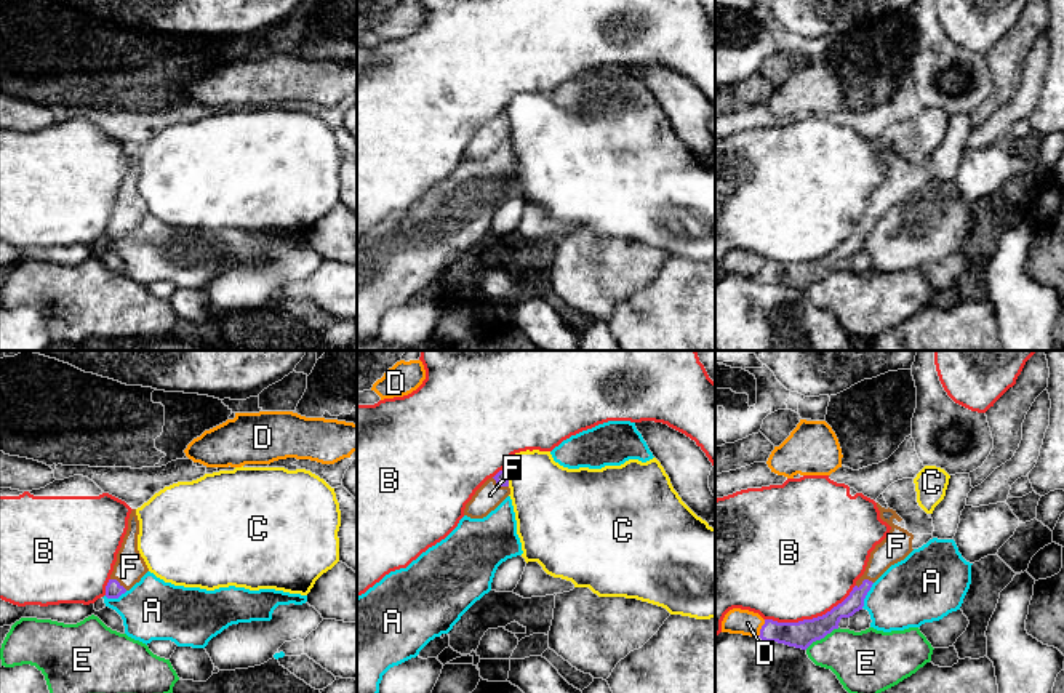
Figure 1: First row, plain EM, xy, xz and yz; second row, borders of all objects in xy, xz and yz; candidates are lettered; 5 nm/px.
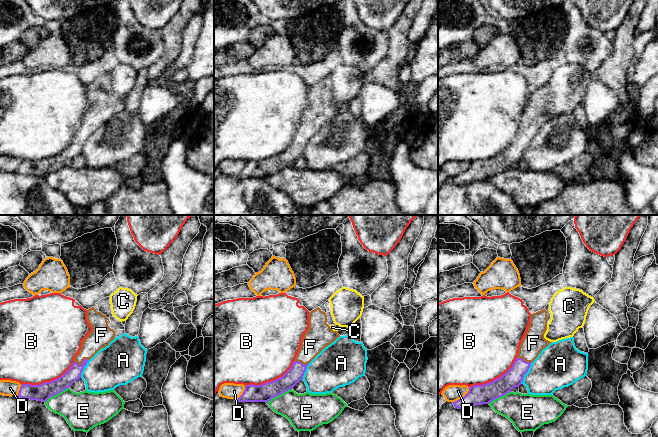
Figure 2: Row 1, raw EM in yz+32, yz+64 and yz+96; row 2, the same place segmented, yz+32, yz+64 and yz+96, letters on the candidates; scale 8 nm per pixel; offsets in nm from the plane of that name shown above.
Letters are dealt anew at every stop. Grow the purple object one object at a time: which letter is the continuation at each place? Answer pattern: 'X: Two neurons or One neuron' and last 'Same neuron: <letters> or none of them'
A: Two neurons
B: Two neurons
C: Two neurons
D: Two neurons
E: Two neurons
F: One neuron
Same neuron: F

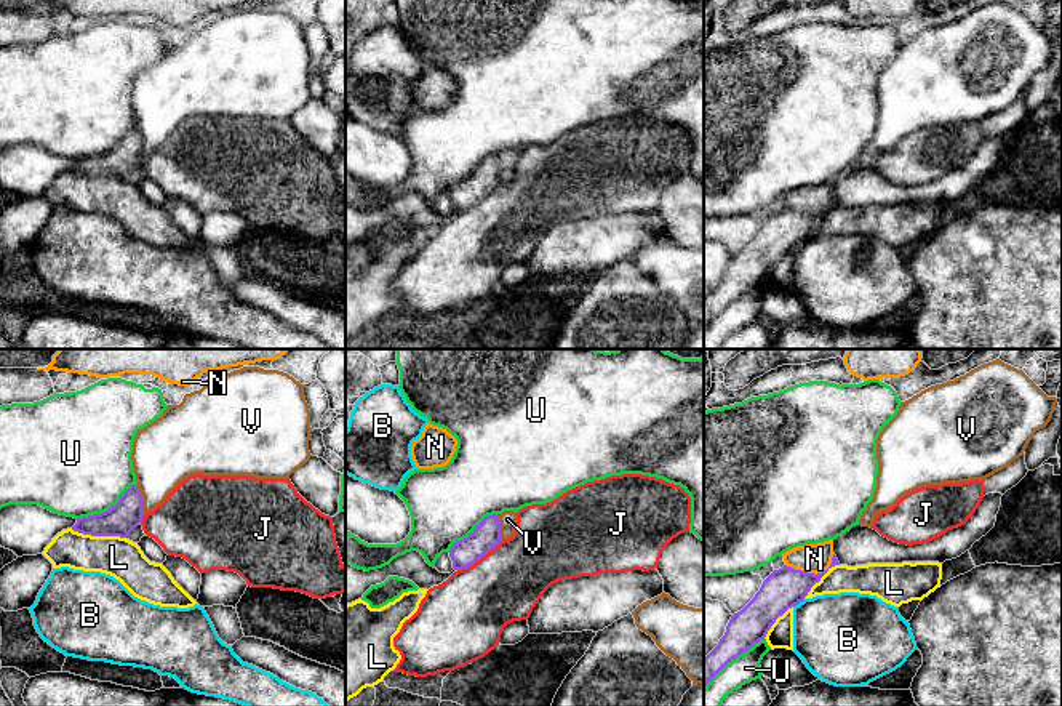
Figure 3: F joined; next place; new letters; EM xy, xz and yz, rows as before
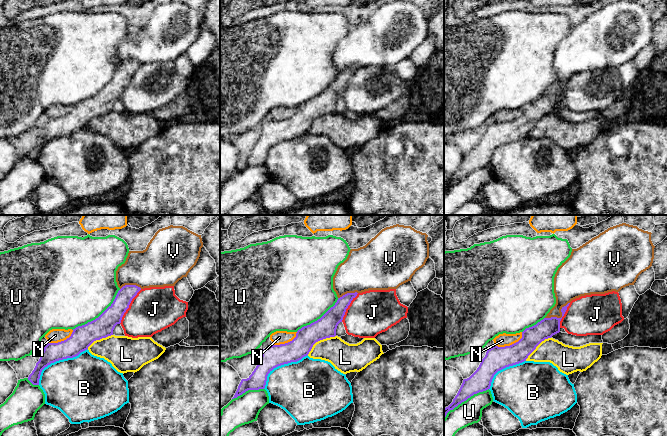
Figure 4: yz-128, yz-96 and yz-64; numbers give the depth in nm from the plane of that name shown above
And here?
B: Two neurons
J: Two neurons
L: Two neurons
N: Two neurons
U: Two neurons
V: Two neurons
Same neuron: none of them

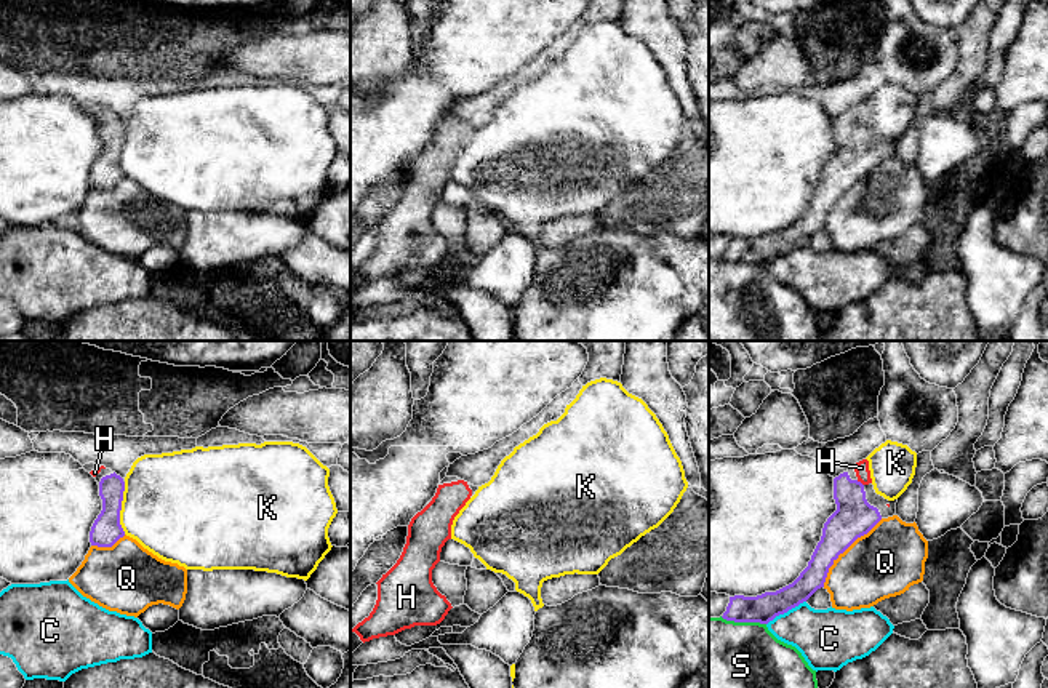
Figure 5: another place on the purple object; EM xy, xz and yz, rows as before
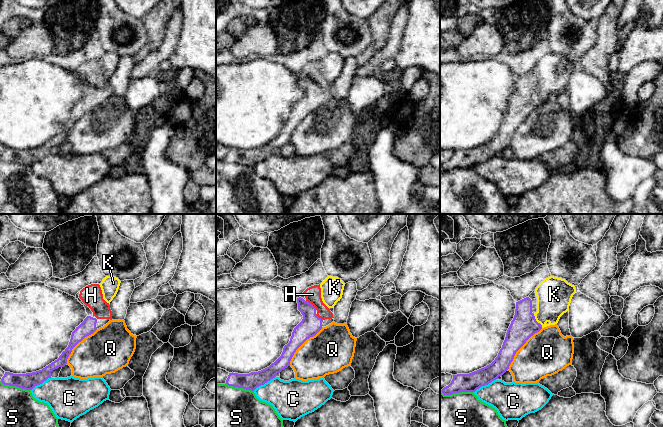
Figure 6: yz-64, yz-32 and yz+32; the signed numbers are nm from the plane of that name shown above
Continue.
C: Two neurons
H: One neuron
K: Two neurons
Q: Two neurons
S: Two neurons
Same neuron: H

